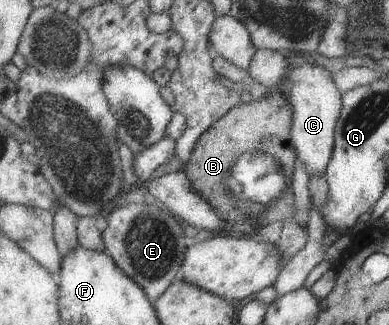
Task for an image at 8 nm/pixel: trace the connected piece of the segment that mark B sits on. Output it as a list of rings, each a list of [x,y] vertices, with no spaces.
[[[270,90],[264,100],[240,102],[238,106],[230,108],[195,140],[183,166],[184,174],[191,187],[218,214],[218,218],[238,228],[228,230],[230,234],[246,236],[244,214],[232,206],[230,196],[232,200],[240,200],[239,208],[248,210],[251,206],[267,208],[274,198],[281,195],[274,207],[268,208],[270,222],[285,220],[295,213],[291,177],[297,156],[289,139],[290,125],[290,105],[277,90]]]

